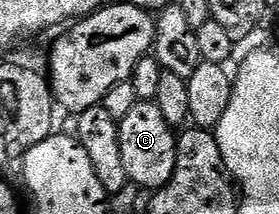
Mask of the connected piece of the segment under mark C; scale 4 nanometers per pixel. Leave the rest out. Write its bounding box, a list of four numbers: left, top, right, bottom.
[120,100,178,192]

